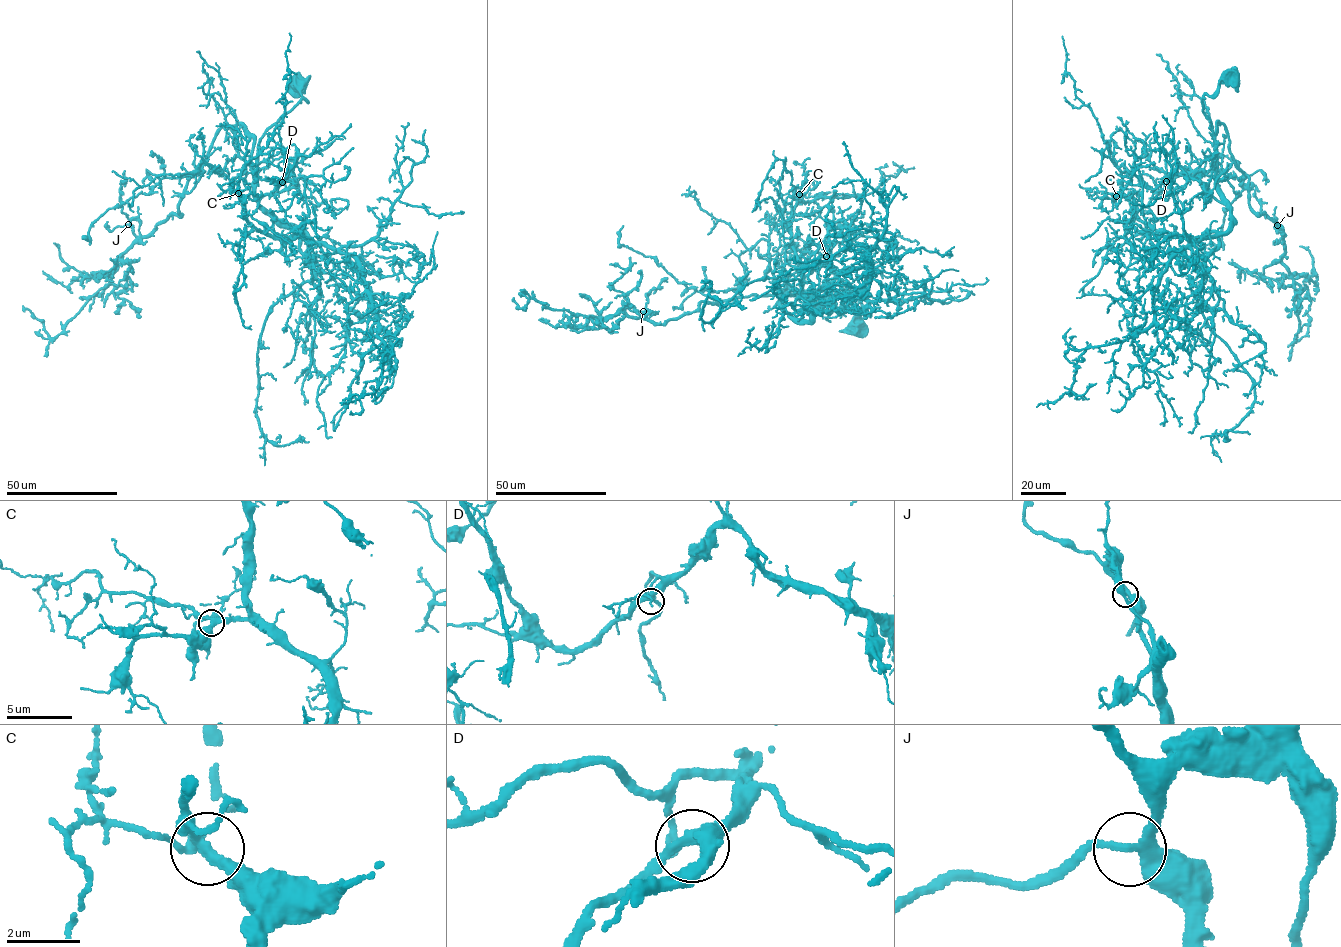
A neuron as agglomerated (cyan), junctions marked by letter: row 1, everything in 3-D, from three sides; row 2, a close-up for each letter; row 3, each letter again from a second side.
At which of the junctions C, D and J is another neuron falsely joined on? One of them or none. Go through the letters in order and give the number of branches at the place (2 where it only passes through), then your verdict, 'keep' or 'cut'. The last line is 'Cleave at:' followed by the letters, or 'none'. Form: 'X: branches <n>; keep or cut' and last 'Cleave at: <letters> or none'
C: branches 3; keep
D: branches 3; keep
J: branches 3; keep
Cleave at: none

